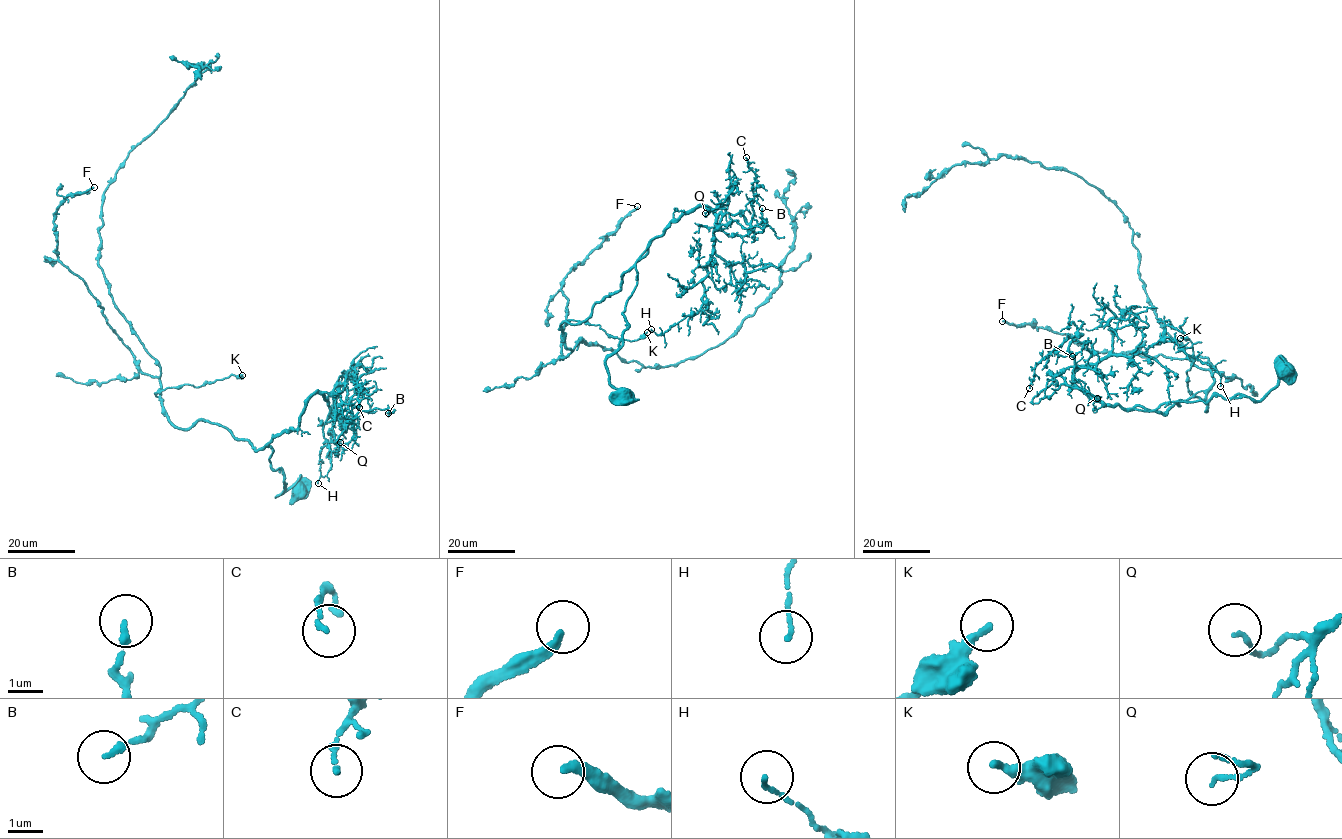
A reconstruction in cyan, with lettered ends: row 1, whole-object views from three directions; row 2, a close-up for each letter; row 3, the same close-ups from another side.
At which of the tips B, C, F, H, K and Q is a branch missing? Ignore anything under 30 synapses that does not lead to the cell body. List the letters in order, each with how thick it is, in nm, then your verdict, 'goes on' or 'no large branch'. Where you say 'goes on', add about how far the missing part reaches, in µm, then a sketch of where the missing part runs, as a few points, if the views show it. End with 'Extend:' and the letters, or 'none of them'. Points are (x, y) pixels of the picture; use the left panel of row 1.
B: calibre 170 nm; no large branch
C: calibre 100 nm; no large branch
F: calibre 220 nm; goes on; missing 50 µm; course (94, 187), (118, 151), (128, 148), (135, 134), (146, 123), (149, 108), (143, 69)
H: calibre 100 nm; no large branch
K: calibre 240 nm; no large branch
Q: calibre 110 nm; no large branch
Extend: F

